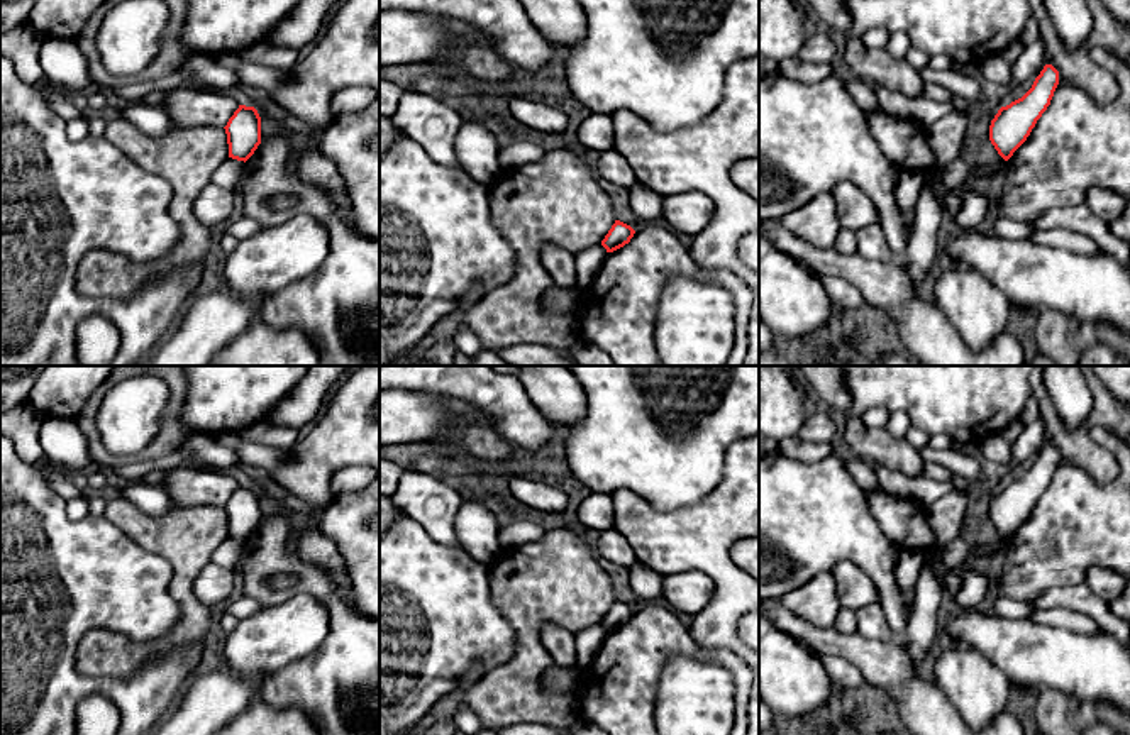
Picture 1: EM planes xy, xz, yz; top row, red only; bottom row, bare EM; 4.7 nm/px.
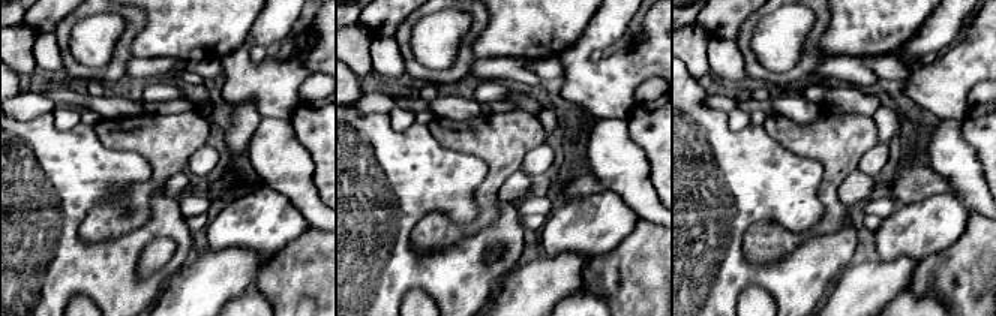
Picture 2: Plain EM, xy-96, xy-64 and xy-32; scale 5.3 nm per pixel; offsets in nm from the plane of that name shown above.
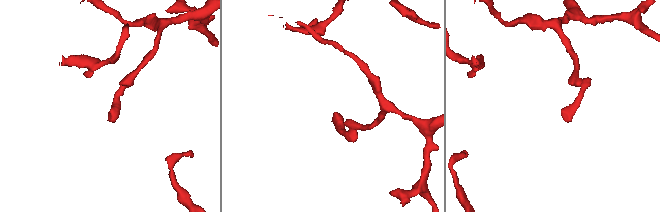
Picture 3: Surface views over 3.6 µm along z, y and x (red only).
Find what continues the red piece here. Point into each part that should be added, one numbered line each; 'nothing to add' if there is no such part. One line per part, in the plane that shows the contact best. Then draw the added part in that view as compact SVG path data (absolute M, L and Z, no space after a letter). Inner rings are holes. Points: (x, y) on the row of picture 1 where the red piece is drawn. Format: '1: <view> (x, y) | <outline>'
nothing to add

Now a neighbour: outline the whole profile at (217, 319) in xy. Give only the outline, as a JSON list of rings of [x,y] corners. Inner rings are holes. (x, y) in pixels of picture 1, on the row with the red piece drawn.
[[[210,291],[195,300],[181,327],[139,366],[210,366],[215,356],[259,322],[268,295]]]

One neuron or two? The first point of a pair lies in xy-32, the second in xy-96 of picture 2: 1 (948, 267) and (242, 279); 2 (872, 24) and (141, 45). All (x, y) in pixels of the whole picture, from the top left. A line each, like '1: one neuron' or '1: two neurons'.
1: two neurons
2: one neuron

